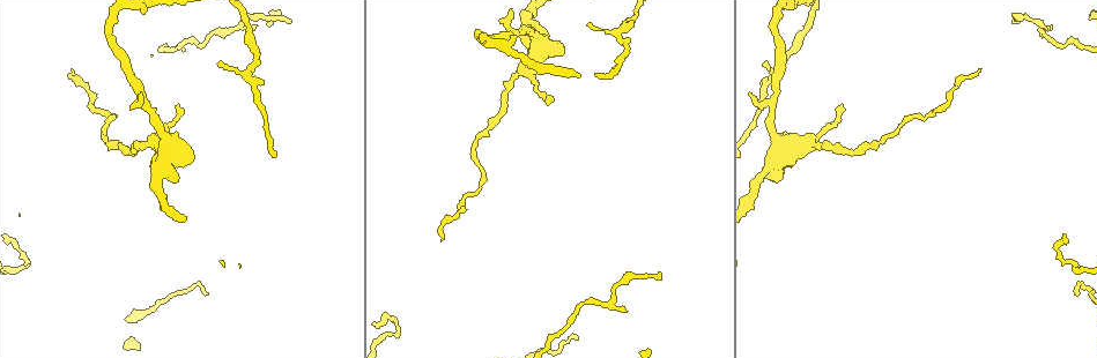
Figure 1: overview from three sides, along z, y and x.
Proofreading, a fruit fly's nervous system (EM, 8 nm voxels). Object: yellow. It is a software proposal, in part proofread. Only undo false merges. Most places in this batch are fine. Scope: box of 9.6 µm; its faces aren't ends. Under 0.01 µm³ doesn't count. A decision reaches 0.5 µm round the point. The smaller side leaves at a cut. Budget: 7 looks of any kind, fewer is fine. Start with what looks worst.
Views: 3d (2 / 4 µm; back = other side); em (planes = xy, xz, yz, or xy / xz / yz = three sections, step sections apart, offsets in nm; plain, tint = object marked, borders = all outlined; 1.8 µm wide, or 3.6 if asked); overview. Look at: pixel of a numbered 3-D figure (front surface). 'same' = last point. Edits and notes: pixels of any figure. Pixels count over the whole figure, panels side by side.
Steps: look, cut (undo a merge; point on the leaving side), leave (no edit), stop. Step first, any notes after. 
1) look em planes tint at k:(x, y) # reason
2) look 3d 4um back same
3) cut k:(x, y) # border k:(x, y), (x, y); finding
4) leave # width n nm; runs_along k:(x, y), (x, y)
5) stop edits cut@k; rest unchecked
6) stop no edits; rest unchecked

look 3d 2um at 1:(815, 138) # sudden change in width

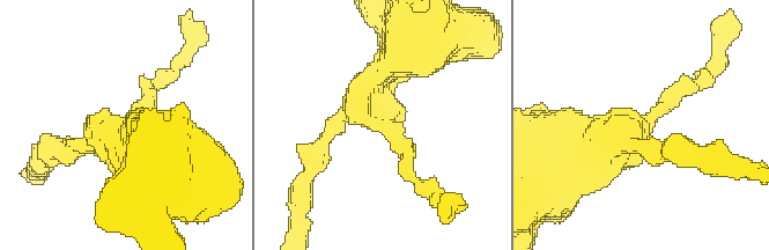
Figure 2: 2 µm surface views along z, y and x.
look em planes tint at 2:(382, 125)

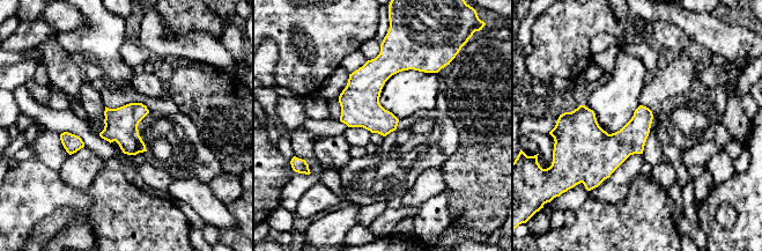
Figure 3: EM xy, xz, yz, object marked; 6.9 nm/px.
leave # one neuron here

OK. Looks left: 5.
look em planes tint at 1:(770, 79) # sharp bend

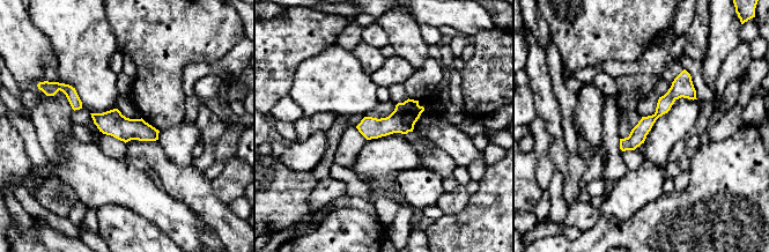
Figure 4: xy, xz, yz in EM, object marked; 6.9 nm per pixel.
leave # all the same neuron

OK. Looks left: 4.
look 3d 4um at 1:(28, 262) # thin neck

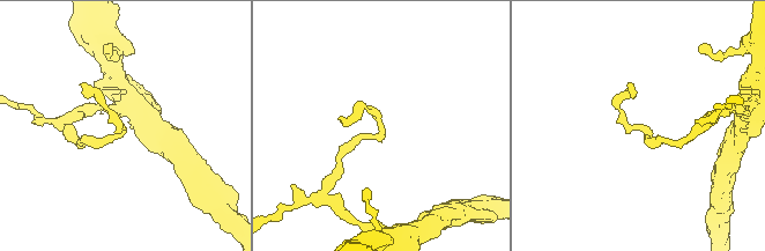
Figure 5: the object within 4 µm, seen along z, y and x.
look em xy step 8 tint at 5:(633, 124) # shape alone is not enough

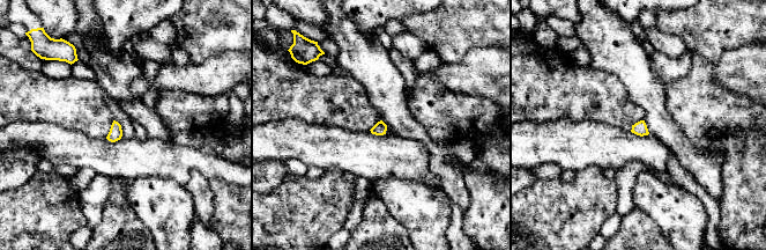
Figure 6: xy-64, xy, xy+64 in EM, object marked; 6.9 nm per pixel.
look em planes tint same

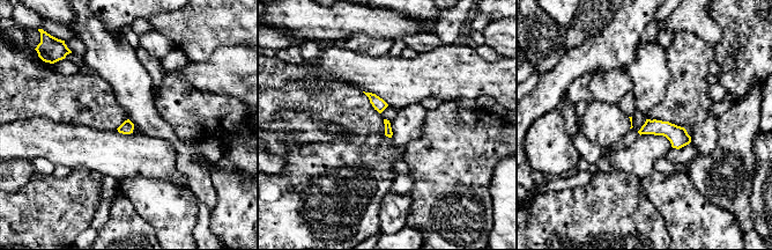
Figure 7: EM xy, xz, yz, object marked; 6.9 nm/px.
leave # continuous, no second neuron

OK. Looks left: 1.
stop no edits; rest unchecked

